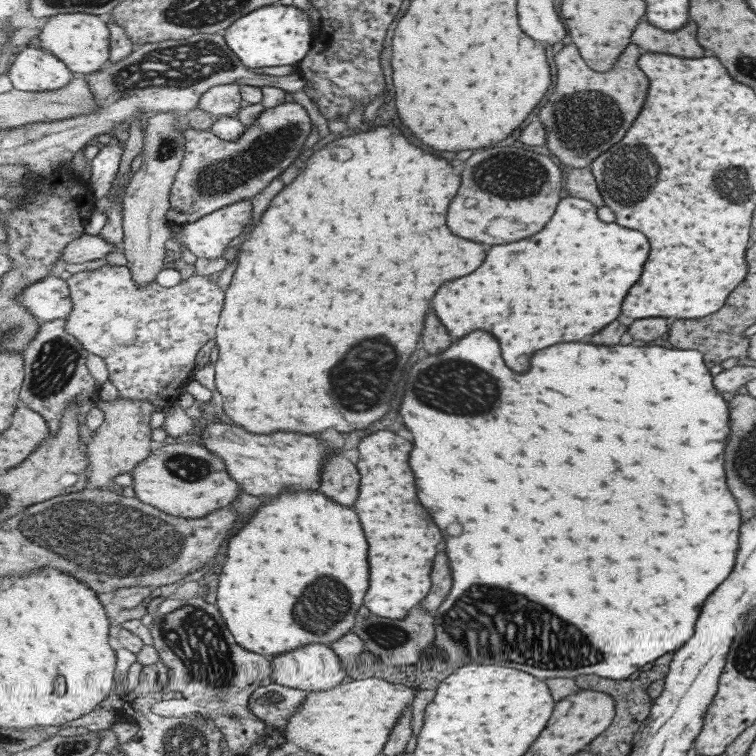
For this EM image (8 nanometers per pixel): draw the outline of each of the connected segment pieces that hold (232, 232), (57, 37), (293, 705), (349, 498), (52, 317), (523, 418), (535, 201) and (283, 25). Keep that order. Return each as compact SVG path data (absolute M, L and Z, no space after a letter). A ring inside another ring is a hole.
M243 200L236 204L231 204L201 217L198 221L185 223L185 231L175 237L181 246L185 245L189 252L197 256L197 258L220 258L225 252L229 242L235 240L239 234L243 234L245 226L253 220L253 200Z
M83 13L56 14L41 28L41 48L63 59L73 73L97 72L110 64L111 31L106 18Z
M270 681L254 693L250 706L267 727L280 729L284 735L297 710L303 706L301 702L307 700L309 694L309 691L288 688ZM273 696L279 696L279 701Z
M337 454L327 462L321 482L323 494L335 502L343 502L343 506L353 506L359 498L359 486L361 474L345 454Z
M56 274L28 286L17 299L43 321L67 320L74 307L68 281Z
M479 330L465 336L461 342L455 342L447 352L419 360L409 370L401 416L415 434L411 466L419 482L421 502L429 508L429 512L433 510L433 518L439 522L443 534L445 524L451 528L449 558L455 570L455 582L447 602L439 608L439 612L435 612L437 638L434 643L434 647L442 650L444 655L445 650L449 652L448 663L455 660L461 666L497 664L525 670L539 678L576 678L582 674L594 674L617 681L626 680L630 674L663 654L674 653L687 638L691 638L693 624L699 614L699 608L695 606L703 604L703 600L719 582L727 578L731 566L735 564L735 552L739 548L737 536L741 526L741 516L733 496L727 492L723 470L723 450L729 434L728 397L713 388L712 376L707 372L701 356L698 350L691 349L595 346L569 342L535 354L533 366L527 374L513 374L501 356L499 340L489 332Z
M501 148L481 150L467 160L463 172L463 190L459 190L459 198L455 198L449 210L449 226L461 238L471 238L475 242L493 246L511 244L529 238L547 226L547 222L553 218L559 206L561 190L563 190L561 168L549 156L523 148L511 148L511 152L501 152Z
M276 3L241 17L223 35L247 68L299 64L314 48L315 37L310 20L307 12L292 5Z

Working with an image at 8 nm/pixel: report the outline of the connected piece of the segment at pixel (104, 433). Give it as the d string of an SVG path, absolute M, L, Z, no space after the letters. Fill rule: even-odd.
M119 397L113 402L99 402L97 408L104 414L104 421L94 433L90 444L87 445L87 454L91 458L89 471L90 485L105 488L117 478L119 474L131 473L132 470L151 455L151 414L164 410L147 400L129 400Z

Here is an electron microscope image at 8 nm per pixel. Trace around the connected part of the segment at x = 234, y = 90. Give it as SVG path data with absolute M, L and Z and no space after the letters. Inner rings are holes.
M227 84L209 88L200 98L199 107L215 117L237 116L245 105L242 87L239 84Z

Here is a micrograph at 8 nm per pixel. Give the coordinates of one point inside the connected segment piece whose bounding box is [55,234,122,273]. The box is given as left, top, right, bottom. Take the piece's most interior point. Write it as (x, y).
(86, 248)

